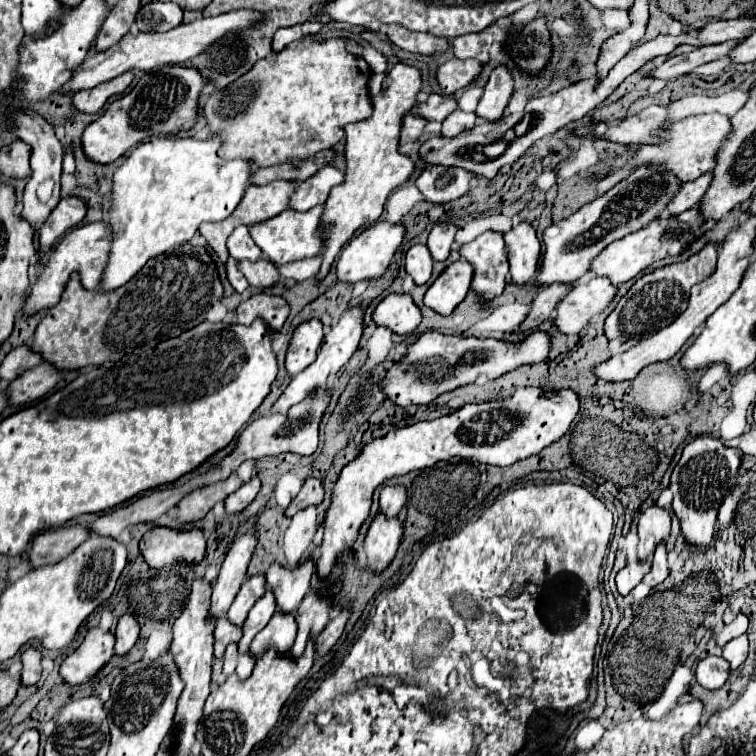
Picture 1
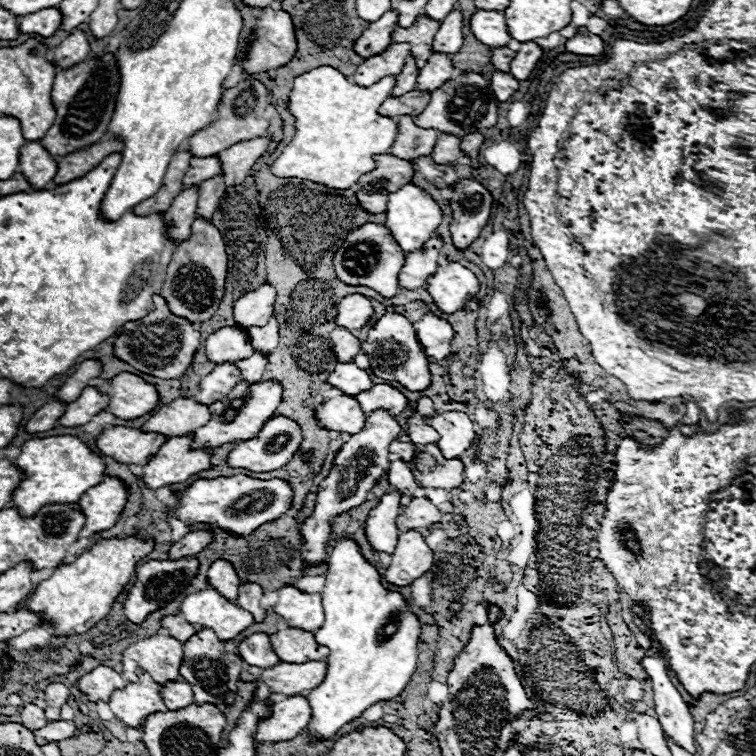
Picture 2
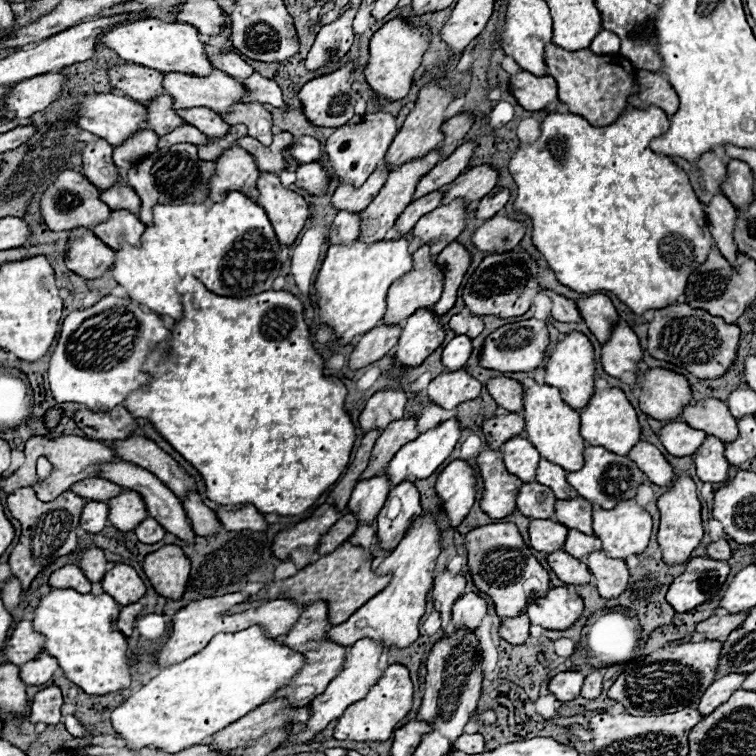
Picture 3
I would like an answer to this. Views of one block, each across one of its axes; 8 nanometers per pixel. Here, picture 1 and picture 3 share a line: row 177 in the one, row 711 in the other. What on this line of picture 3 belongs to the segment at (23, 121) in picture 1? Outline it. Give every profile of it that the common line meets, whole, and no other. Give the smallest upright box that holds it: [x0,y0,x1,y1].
[30,686,62,724]

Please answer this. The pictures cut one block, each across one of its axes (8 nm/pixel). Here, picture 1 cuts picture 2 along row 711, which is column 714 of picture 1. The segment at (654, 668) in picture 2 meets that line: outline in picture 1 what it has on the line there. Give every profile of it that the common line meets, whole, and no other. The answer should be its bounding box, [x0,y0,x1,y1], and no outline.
[696,656,730,690]

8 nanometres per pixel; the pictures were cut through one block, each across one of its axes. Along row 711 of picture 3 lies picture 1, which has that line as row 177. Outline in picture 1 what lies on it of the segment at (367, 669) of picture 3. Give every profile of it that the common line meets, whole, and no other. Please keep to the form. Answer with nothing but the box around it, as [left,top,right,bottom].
[290,166,344,212]

